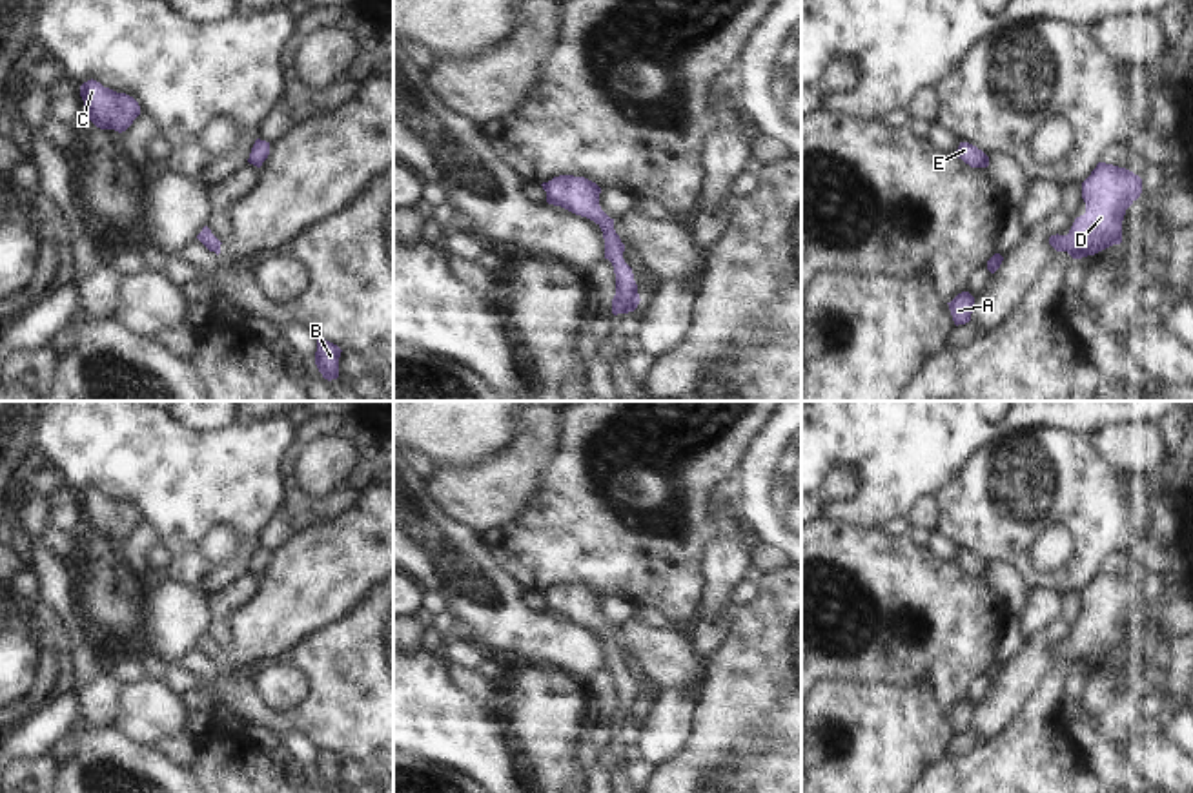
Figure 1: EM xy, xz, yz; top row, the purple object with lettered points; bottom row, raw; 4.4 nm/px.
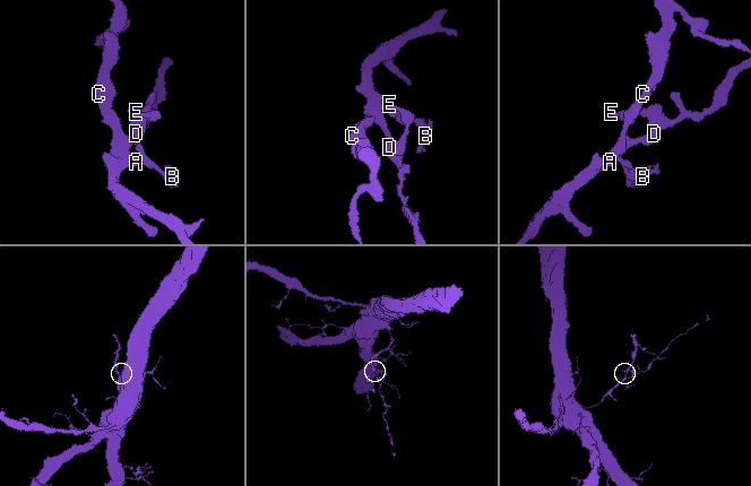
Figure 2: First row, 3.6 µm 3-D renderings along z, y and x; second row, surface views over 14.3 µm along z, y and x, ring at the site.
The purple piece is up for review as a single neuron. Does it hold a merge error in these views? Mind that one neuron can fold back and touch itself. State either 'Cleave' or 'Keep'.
Keep.

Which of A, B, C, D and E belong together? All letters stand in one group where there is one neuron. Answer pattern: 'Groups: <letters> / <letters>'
Groups: A B C D E.

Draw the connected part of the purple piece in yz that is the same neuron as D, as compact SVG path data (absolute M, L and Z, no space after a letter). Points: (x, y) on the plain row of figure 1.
M1098 571L1082 591L1086 622L1076 625L1067 644L1051 644L1056 660L1073 667L1095 664L1122 651L1126 618L1140 605L1142 587L1126 576Z

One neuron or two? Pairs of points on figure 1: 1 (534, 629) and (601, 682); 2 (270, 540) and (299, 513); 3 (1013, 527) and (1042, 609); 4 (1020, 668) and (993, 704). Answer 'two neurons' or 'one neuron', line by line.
1: two neurons
2: one neuron
3: two neurons
4: one neuron

